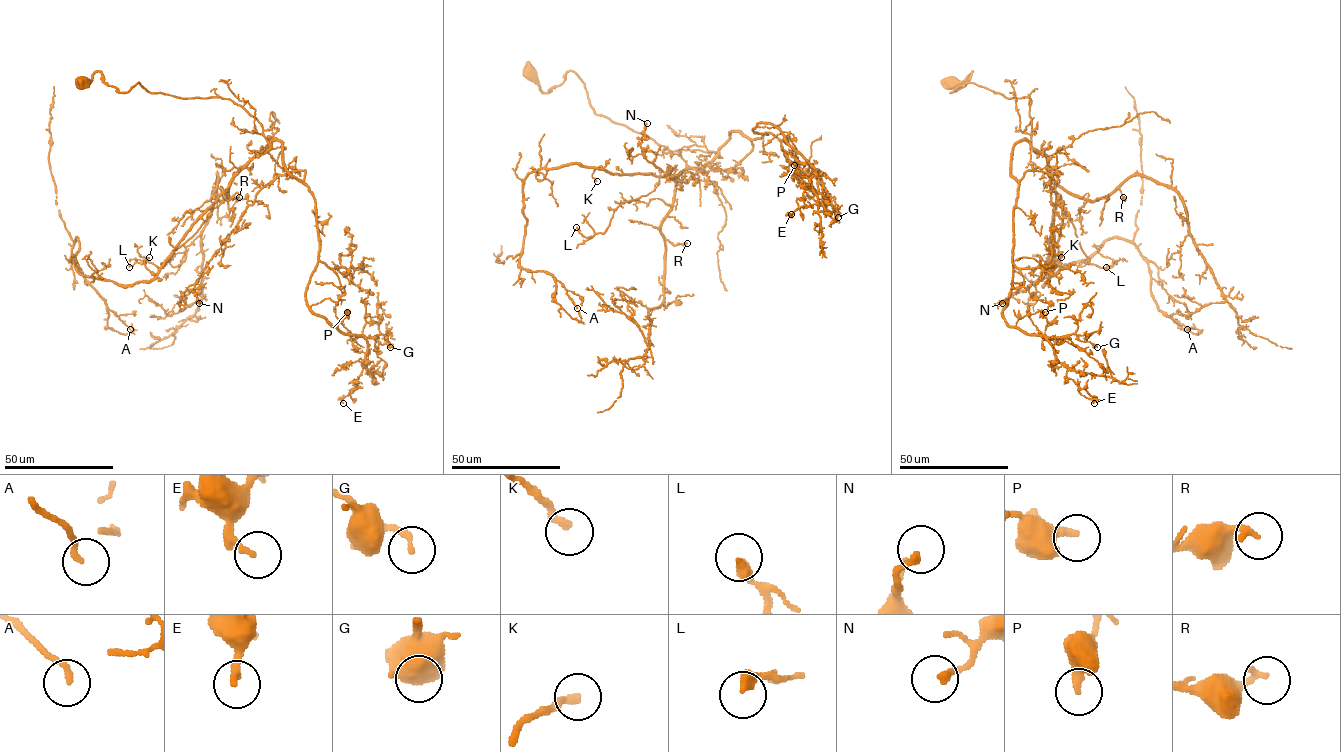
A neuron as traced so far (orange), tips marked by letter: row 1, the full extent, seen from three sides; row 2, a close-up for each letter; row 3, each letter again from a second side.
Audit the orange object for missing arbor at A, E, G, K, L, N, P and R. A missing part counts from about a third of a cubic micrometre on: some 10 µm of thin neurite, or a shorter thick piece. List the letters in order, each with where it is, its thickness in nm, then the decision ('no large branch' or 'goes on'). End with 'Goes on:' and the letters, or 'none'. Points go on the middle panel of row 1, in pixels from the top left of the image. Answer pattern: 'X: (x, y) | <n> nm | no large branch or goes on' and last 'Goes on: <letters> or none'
A: (577, 308) | 160 nm | no large branch
E: (791, 214) | 170 nm | no large branch
G: (838, 217) | 170 nm | no large branch
K: (597, 181) | 240 nm | goes on
L: (576, 227) | 360 nm | no large branch
N: (647, 123) | 200 nm | no large branch
P: (794, 165) | 360 nm | no large branch
R: (687, 243) | 200 nm | no large branch
Goes on: K

